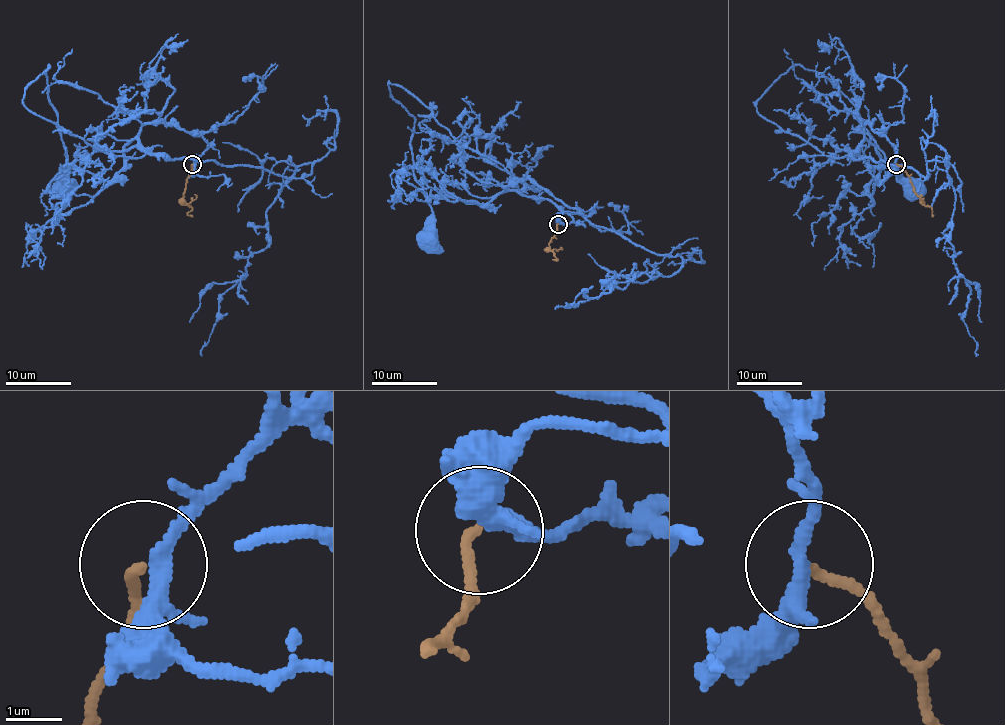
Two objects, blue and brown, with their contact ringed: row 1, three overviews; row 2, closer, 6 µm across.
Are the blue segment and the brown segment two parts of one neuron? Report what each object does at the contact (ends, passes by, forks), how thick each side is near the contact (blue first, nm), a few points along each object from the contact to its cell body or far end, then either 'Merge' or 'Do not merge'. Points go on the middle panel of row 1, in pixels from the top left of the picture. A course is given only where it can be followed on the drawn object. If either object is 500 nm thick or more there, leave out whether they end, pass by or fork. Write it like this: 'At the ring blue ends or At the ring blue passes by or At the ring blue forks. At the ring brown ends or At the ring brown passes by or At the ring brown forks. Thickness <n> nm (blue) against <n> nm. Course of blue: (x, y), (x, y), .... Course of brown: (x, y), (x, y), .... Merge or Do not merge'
At the ring blue forks. At the ring brown ends. Thickness 220 nm (blue) against 170 nm. Course of blue: (559, 224), (572, 219), (505, 191), (501, 165), (389, 84), (414, 119), (429, 242). Course of brown: (558, 224), (549, 242), (549, 249), (558, 259), (553, 259), (558, 261). Merge

